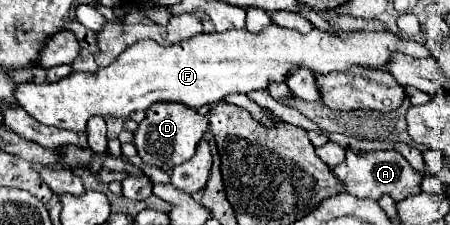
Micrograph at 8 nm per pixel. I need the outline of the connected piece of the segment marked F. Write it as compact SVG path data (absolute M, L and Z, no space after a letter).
M268 25L260 33L250 33L248 29L232 29L224 33L218 33L218 31L198 33L174 45L158 45L152 39L144 39L144 41L138 41L134 47L128 47L116 59L116 63L100 69L96 75L70 73L68 77L56 83L20 83L16 89L16 99L20 107L24 107L36 121L44 125L70 129L70 131L84 131L86 121L92 115L128 117L132 111L134 113L146 111L148 105L158 101L176 101L176 103L184 103L188 107L198 109L202 105L218 103L230 93L250 93L258 89L268 89L272 83L284 83L286 77L298 67L310 69L316 75L328 75L332 71L344 73L354 65L368 67L368 69L386 69L394 53L404 53L414 59L432 55L426 45L412 39L398 37L392 31L346 31L342 35L342 33L312 29L310 33L298 33L278 25Z

